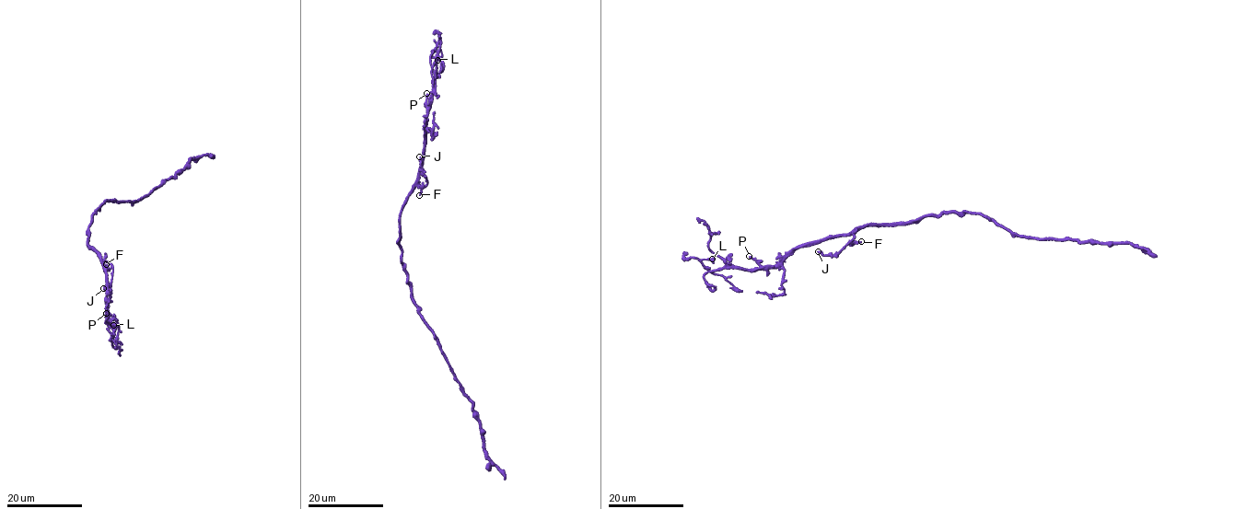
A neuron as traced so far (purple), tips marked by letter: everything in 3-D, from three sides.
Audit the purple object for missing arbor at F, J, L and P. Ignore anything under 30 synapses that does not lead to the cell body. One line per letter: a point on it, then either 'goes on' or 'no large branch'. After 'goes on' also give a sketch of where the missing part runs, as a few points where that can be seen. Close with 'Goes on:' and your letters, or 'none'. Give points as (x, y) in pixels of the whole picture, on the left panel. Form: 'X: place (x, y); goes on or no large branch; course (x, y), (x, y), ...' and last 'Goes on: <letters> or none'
F: place (106, 264); no large branch
J: place (103, 288); no large branch
L: place (113, 325); no large branch
P: place (106, 313); goes on
Goes on: P

